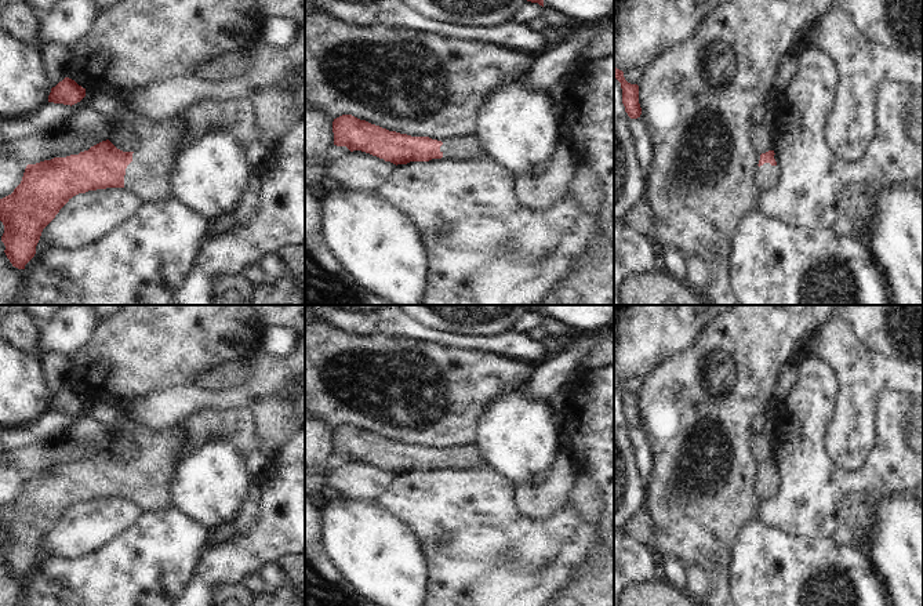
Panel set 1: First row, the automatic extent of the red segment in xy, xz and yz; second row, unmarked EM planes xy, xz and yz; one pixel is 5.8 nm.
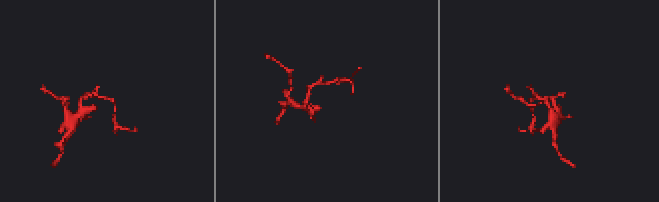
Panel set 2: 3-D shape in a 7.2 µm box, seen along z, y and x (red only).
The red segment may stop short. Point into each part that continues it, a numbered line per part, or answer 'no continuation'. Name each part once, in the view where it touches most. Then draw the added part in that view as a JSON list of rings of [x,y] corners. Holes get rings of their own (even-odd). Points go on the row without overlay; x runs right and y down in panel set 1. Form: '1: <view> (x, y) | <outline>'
1: xy (152, 496) | [[[132,469],[124,485],[124,497],[137,502],[143,512],[153,514],[171,504],[171,480],[150,479],[143,472]]]

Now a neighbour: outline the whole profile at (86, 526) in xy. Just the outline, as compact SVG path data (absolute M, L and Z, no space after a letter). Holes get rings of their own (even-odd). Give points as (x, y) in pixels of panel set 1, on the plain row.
M126 497L79 502L43 538L36 563L48 556L76 559L94 552L134 525L142 514L143 509Z

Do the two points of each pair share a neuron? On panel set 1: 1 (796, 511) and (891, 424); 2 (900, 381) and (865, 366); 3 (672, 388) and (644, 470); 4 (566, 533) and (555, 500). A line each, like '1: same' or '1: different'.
1: same
2: same
3: different
4: different

